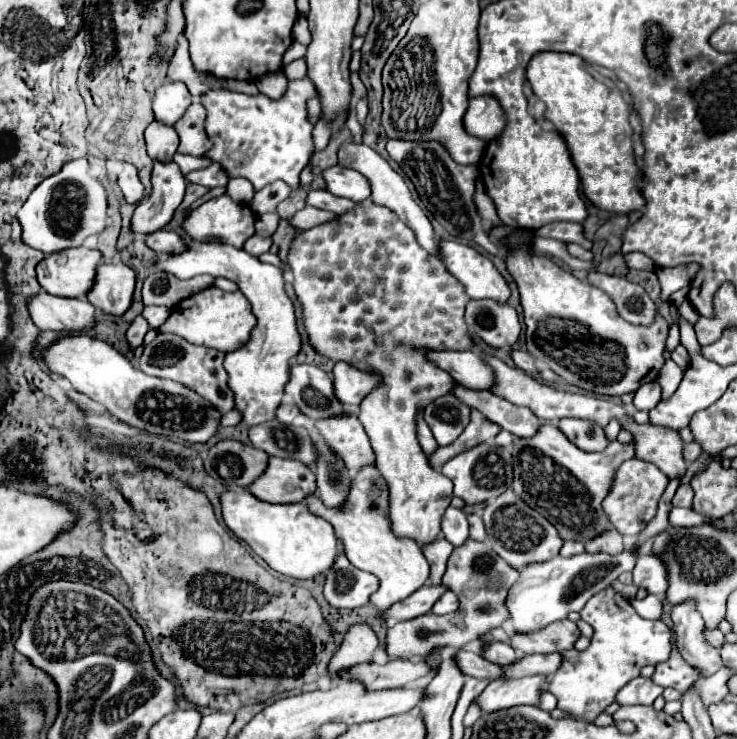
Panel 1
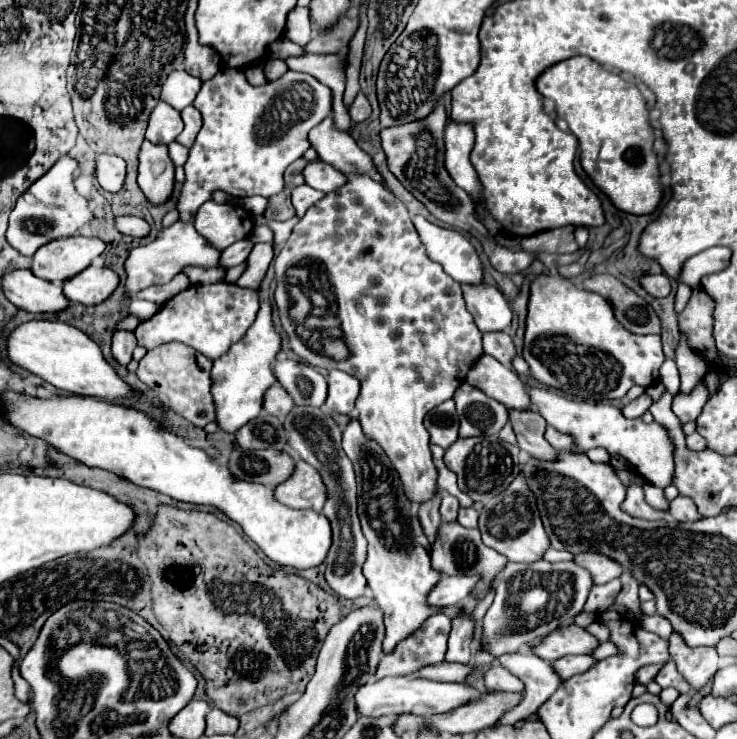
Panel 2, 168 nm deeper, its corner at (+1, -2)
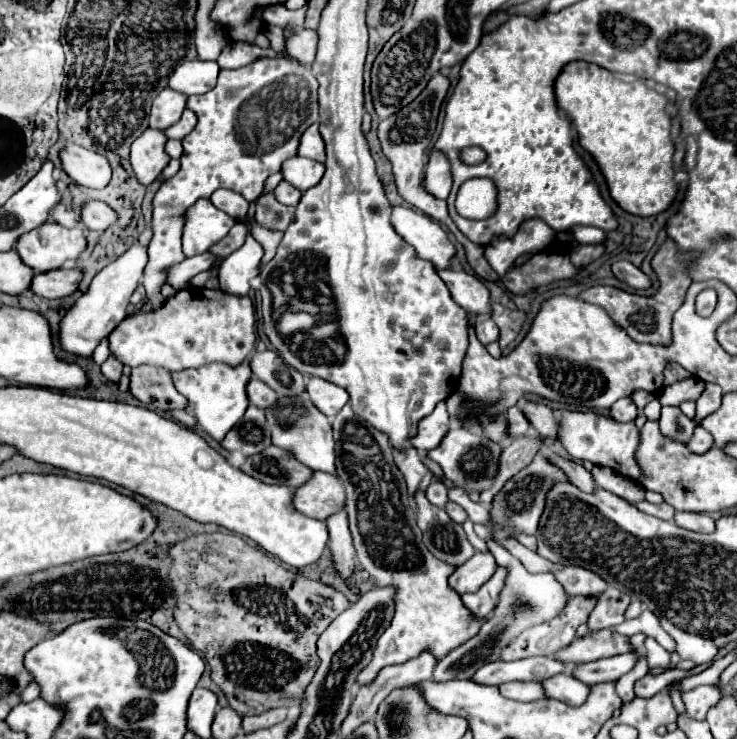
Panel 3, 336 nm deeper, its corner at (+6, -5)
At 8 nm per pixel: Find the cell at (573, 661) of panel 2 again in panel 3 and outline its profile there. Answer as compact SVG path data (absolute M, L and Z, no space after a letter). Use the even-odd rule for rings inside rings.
M628 652L628 654L618 654L612 658L600 658L588 664L576 664L572 666L572 676L576 676L580 682L592 686L604 680L618 680L622 674L632 670L636 664L638 654Z

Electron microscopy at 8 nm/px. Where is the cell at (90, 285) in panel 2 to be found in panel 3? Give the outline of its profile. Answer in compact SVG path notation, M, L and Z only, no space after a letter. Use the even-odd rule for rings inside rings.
M58 268L56 272L44 272L36 274L32 282L32 292L42 296L42 298L66 298L74 294L82 282L84 272L80 268L64 270Z

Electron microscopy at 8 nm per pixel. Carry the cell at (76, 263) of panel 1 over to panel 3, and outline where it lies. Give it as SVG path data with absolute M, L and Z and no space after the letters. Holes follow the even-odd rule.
M44 224L36 232L28 232L16 242L22 262L36 274L62 268L66 260L78 260L88 242L82 226L64 228L60 224Z

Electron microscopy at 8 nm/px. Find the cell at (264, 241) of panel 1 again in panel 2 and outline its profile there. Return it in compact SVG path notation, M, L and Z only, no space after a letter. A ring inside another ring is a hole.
M241 239L241 241L233 243L233 245L229 245L227 249L221 251L221 265L225 265L225 269L241 265L247 259L251 249L253 249L253 243L247 241L247 239Z

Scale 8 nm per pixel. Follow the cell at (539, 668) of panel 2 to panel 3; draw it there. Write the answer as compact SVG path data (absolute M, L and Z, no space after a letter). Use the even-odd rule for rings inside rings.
M556 674L554 678L542 680L540 684L542 684L544 694L548 698L558 698L558 700L572 704L572 706L582 704L588 696L588 686L580 684L580 680L572 678L570 674Z

